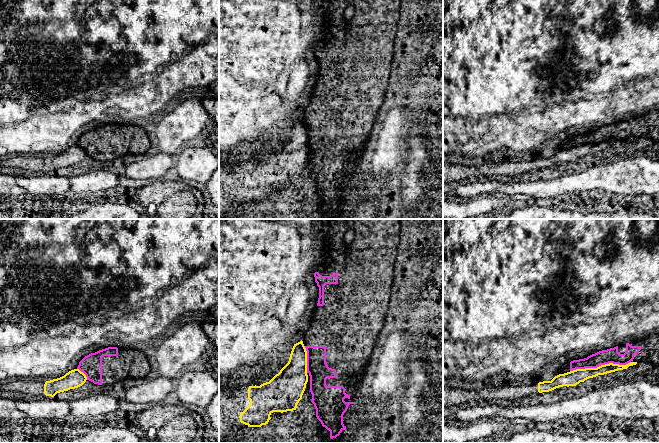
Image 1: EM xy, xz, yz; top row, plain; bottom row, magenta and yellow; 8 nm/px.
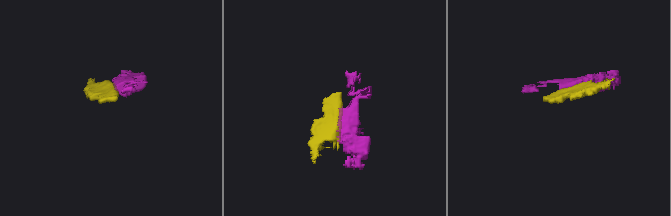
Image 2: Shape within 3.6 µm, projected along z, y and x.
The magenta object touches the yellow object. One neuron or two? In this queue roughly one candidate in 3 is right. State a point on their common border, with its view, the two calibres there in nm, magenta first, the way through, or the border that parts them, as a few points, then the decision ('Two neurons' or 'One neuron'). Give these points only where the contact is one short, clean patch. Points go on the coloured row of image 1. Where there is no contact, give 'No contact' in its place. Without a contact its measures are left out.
Touches magenta at yz (600, 365). Thickness 120 nm (magenta) against 120 nm. Boundary: yz (630, 361), (625, 364), (605, 363), (570, 371). Two neurons

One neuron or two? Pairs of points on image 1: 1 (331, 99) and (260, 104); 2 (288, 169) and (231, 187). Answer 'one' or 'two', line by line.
1: two
2: one

